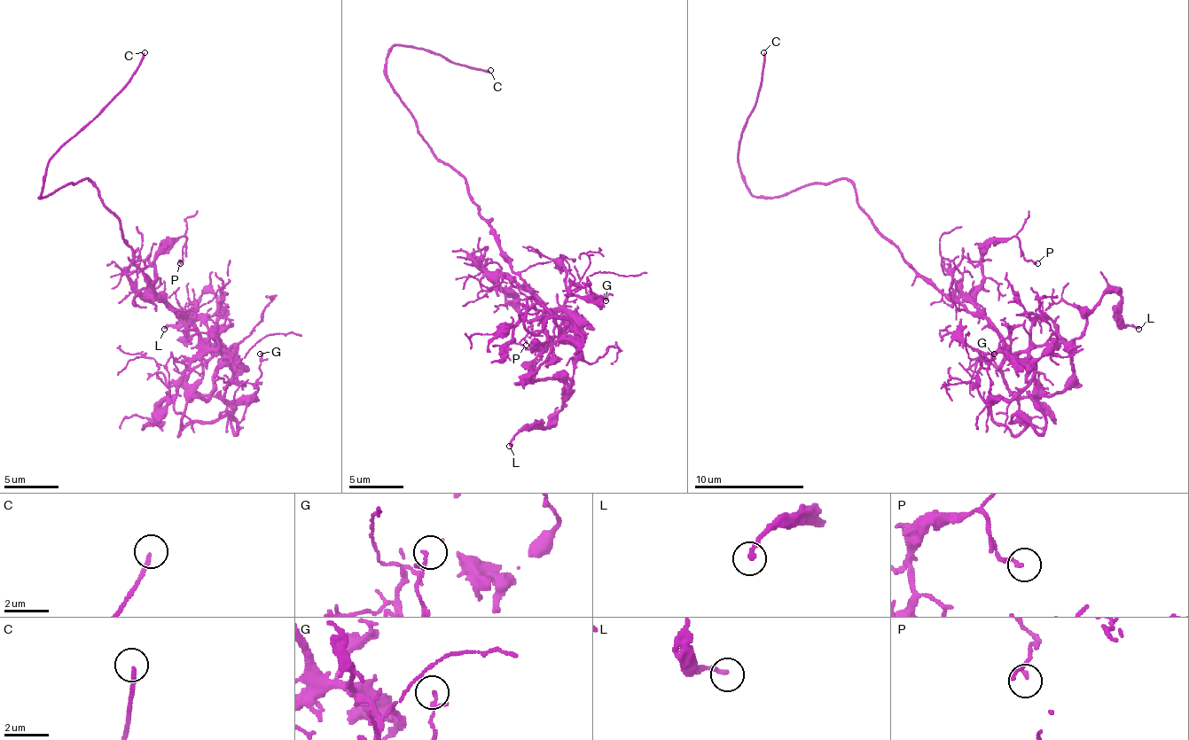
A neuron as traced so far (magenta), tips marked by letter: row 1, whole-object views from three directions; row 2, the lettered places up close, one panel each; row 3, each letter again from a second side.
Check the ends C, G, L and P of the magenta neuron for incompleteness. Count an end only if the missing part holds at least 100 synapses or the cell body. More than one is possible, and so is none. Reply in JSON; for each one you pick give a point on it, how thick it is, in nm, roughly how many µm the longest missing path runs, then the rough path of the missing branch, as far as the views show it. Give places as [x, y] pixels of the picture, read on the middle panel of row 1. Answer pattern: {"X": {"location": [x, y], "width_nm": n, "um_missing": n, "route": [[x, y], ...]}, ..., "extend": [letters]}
{"C": {"location": [490, 70], "width_nm": 180, "um_missing": 2, "route": [[490, 70], [481, 62], [479, 65]]}, "extend": ["C"]}

